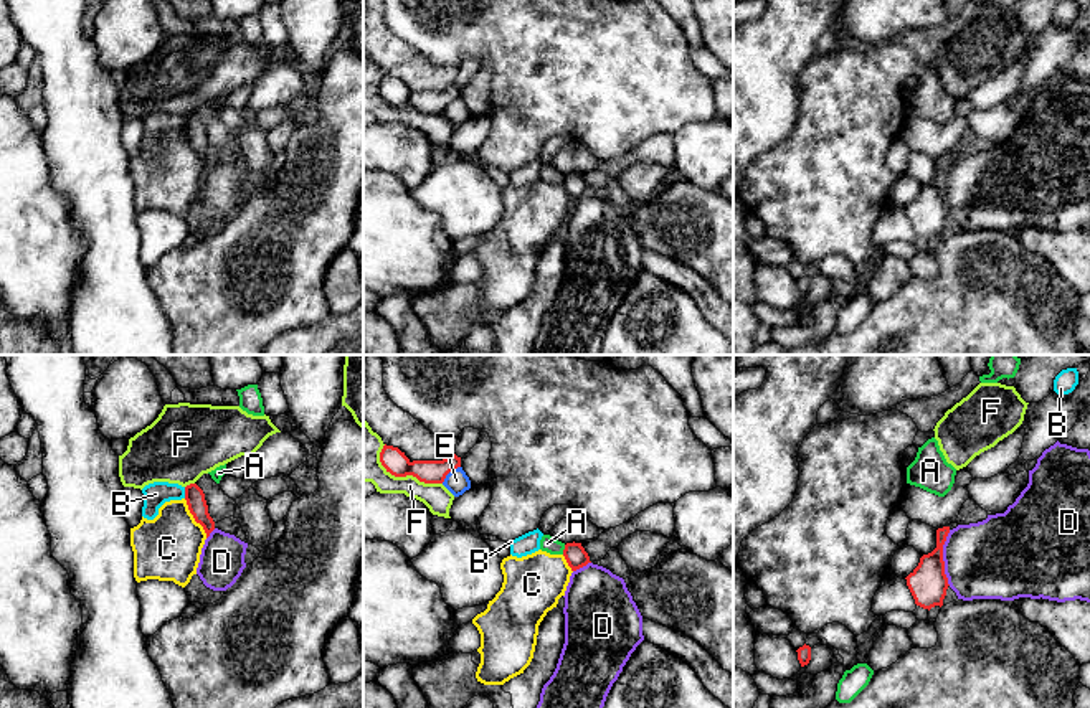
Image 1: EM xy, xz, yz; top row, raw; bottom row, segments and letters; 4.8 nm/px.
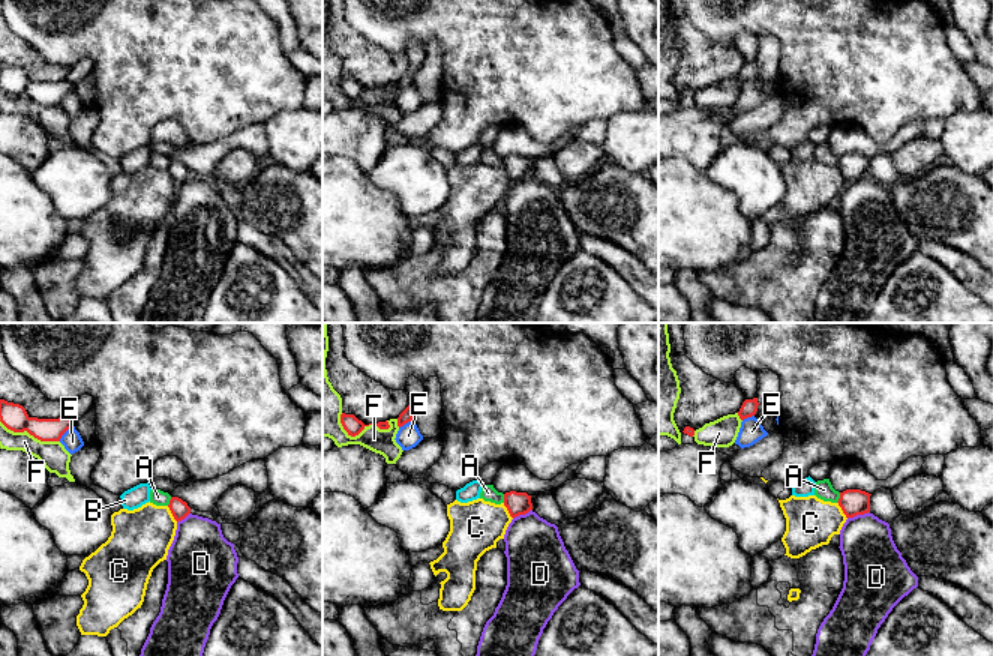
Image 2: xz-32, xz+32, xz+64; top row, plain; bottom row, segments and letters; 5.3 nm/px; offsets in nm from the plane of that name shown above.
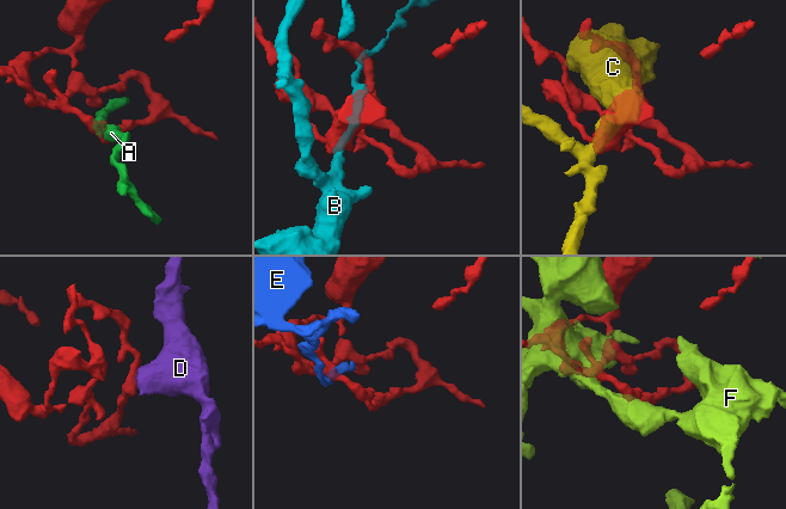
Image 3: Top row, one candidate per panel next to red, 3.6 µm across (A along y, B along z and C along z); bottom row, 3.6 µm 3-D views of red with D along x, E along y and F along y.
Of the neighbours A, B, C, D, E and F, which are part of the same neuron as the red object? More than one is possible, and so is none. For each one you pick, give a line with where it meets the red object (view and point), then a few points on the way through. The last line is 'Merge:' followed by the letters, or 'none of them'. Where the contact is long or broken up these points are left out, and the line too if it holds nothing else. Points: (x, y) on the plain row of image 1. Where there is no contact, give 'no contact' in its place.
Merge: none of them

